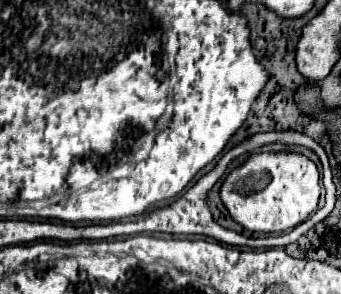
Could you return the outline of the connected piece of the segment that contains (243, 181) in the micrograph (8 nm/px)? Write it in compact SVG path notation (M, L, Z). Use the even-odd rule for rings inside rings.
M271 152L253 154L243 166L233 170L225 178L221 186L221 200L231 212L231 216L251 232L265 232L265 234L287 232L299 226L301 222L305 222L317 210L317 204L319 204L319 182L317 180L319 180L317 166L301 154L271 154Z

